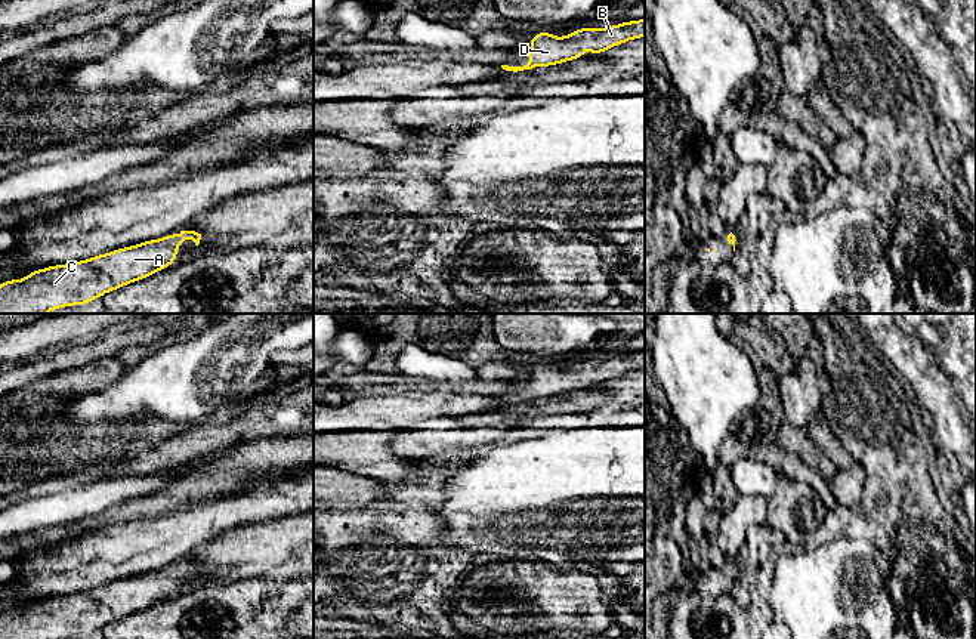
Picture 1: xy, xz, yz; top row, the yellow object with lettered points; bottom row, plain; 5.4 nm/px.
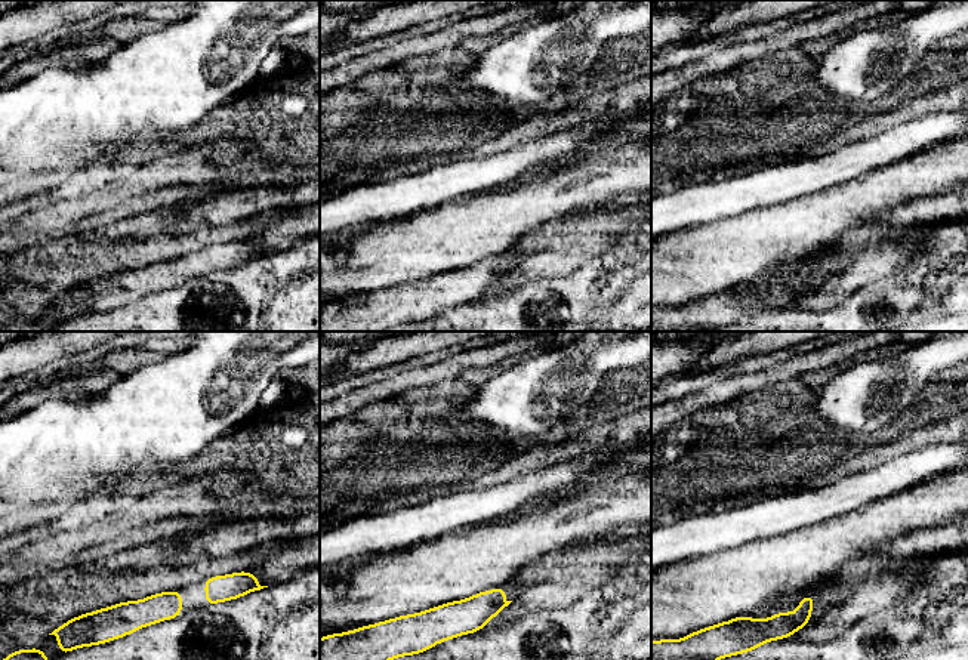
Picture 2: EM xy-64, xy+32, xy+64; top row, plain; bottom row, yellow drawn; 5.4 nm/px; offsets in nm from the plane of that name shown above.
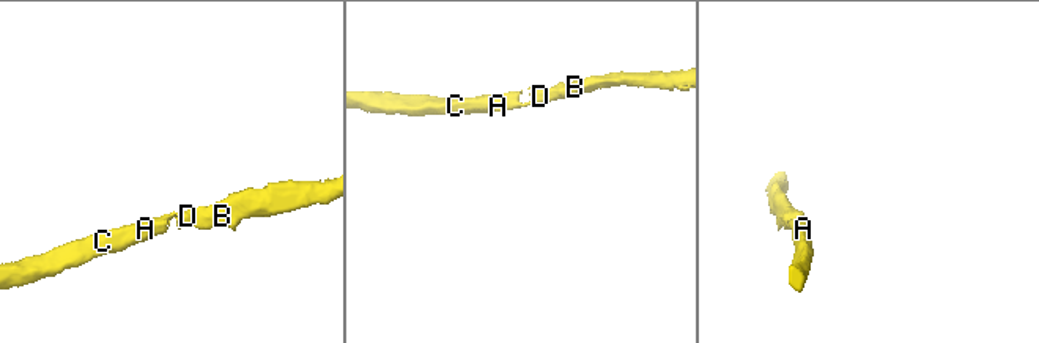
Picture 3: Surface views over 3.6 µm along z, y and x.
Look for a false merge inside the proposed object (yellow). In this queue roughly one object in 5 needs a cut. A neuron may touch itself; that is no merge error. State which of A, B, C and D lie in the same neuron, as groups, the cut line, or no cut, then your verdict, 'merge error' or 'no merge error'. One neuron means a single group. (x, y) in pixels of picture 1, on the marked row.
A B C D | no cut | no merge error

